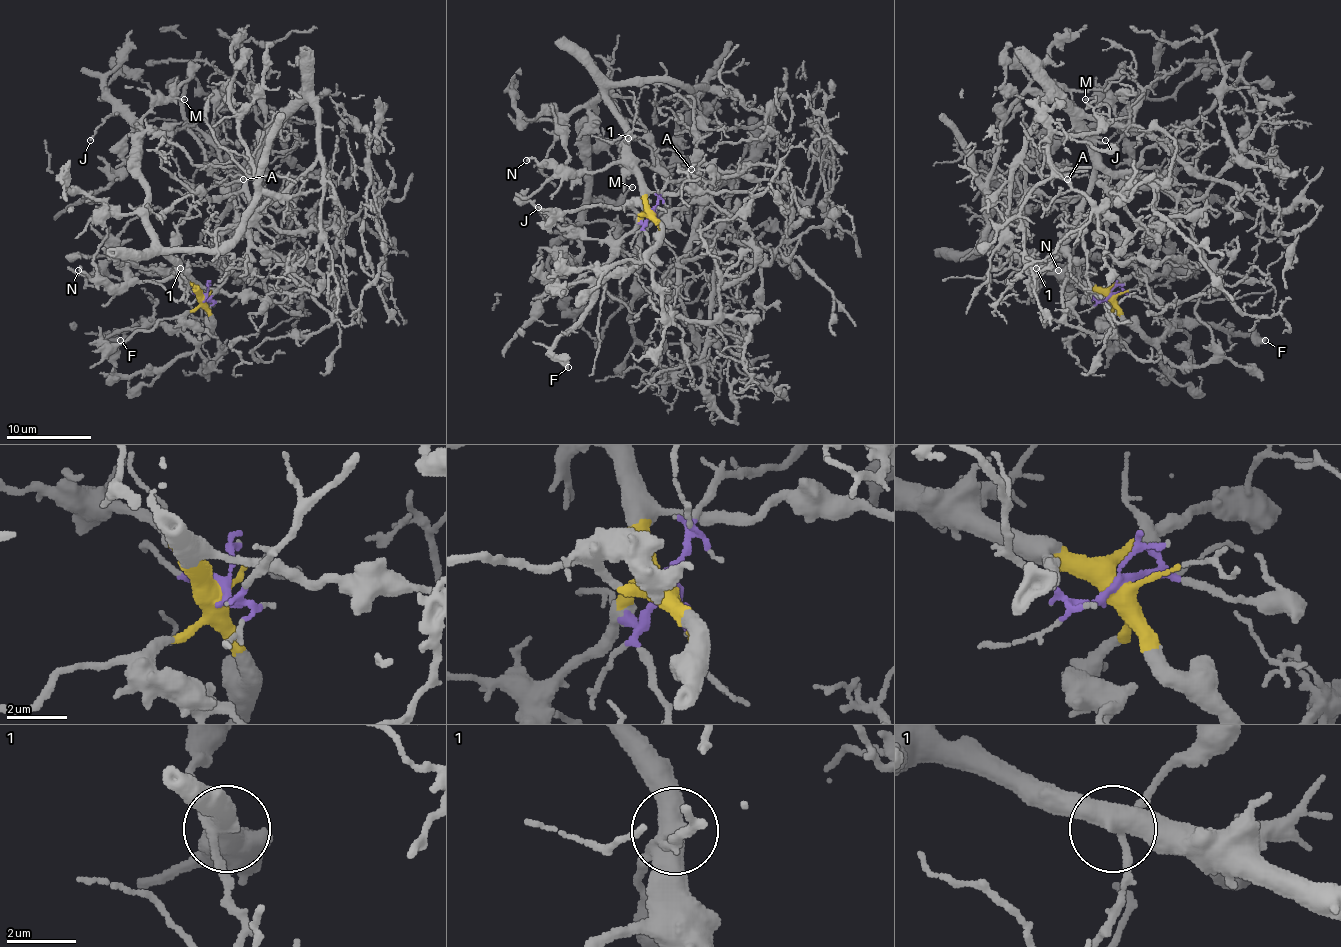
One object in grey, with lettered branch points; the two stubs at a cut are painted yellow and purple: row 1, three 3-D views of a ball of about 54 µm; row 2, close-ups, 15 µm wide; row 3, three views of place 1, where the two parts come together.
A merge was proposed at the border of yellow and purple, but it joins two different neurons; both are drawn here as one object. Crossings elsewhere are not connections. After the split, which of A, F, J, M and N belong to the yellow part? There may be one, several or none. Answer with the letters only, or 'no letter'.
F, J, M, N

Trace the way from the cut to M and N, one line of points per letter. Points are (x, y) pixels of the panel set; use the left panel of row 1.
M: (205, 296), (154, 243), (148, 223), (148, 189), (139, 172), (139, 123), (154, 106), (169, 100), (184, 100)
N: (205, 296), (191, 283), (176, 277), (97, 283), (78, 270)

